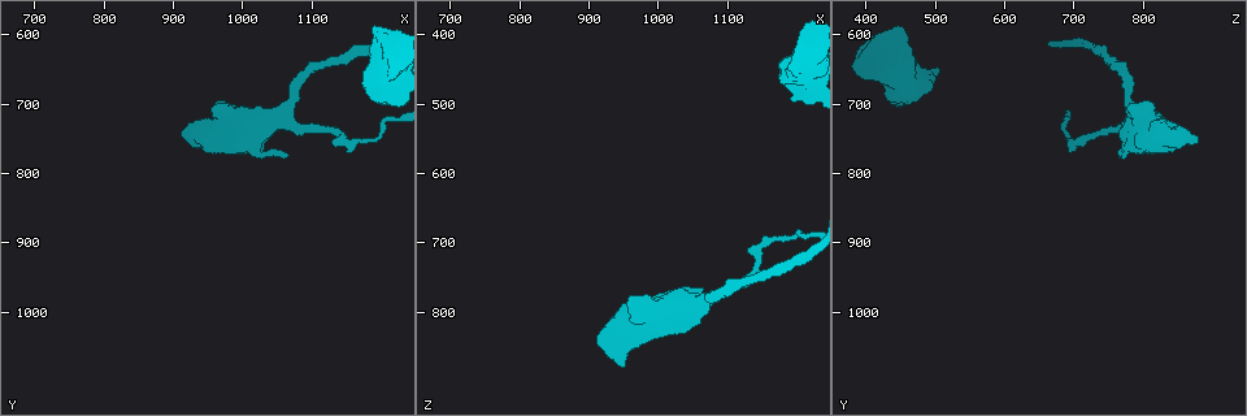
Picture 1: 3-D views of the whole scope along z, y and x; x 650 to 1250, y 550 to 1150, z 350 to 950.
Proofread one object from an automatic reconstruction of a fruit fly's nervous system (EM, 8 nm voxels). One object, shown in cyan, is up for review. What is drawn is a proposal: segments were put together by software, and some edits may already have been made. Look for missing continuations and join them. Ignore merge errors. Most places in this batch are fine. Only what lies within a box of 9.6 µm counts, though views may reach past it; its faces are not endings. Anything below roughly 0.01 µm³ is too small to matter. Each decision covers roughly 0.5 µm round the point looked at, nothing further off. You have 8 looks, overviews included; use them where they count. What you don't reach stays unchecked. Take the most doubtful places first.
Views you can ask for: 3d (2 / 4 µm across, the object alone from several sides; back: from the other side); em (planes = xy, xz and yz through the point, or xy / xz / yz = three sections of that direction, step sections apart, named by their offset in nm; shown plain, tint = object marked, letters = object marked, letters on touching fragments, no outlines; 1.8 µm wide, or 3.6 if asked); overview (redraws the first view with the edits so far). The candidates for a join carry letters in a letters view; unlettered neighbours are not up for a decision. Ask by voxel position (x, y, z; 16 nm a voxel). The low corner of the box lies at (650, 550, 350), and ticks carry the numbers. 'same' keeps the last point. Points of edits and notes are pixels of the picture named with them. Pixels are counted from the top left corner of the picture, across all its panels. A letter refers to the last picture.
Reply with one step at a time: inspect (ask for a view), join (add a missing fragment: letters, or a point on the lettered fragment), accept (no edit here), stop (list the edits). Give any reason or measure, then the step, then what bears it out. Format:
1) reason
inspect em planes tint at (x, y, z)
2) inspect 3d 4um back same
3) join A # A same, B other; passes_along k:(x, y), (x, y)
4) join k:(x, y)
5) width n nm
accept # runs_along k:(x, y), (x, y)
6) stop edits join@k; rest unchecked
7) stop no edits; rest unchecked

stops while still wide
inspect em xz step 8 letters at (1190, 675, 490)

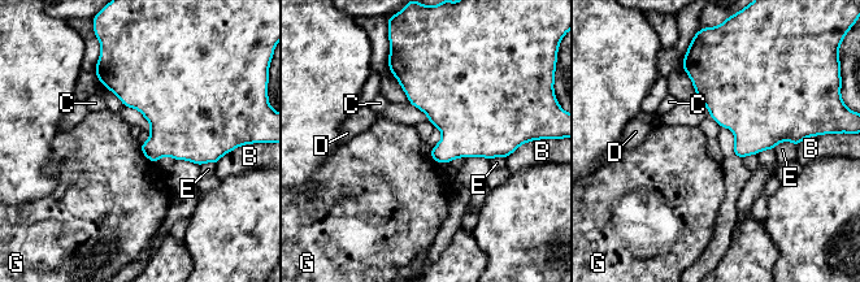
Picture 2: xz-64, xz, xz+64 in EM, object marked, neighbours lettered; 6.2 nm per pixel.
accept # B other, C other, D other, E other, G other; border 2:(139, 144), (143, 153), (155, 163); none of them fits

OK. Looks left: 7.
sharp bend
inspect 3d 4um at (1035, 725, 795)

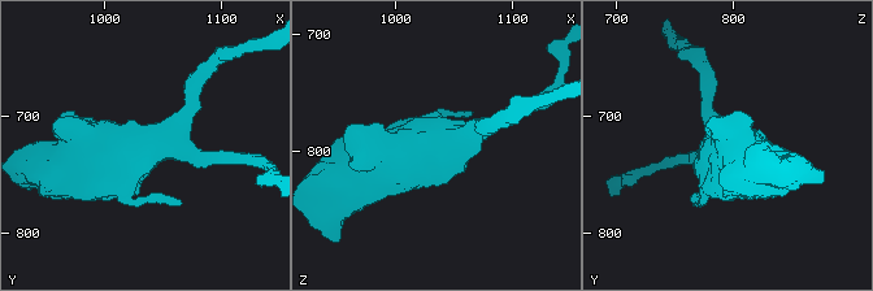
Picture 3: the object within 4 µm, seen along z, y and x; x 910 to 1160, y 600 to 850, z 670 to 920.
need the tissue
inspect em planes plain at (1038, 724, 794)

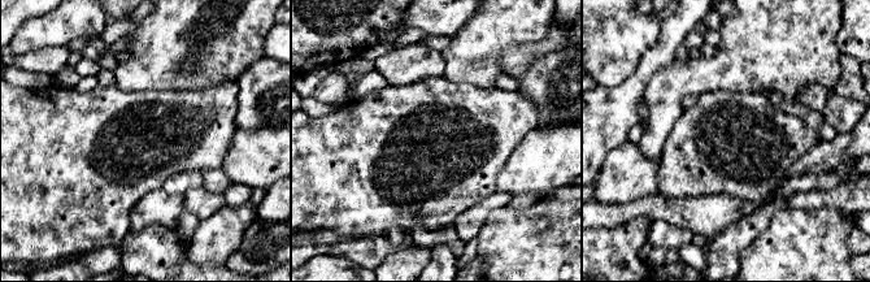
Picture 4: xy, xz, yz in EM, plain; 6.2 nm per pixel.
inspect em planes letters same

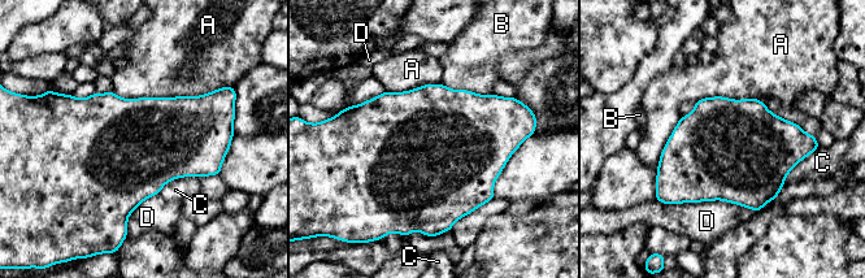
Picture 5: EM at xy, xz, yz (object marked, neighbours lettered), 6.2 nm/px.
width 650 nm
accept # A other, B other, C other, D other; no lettered fragment goes on from it

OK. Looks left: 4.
stops while still wide
inspect 3d 2um at (945, 755, 885)

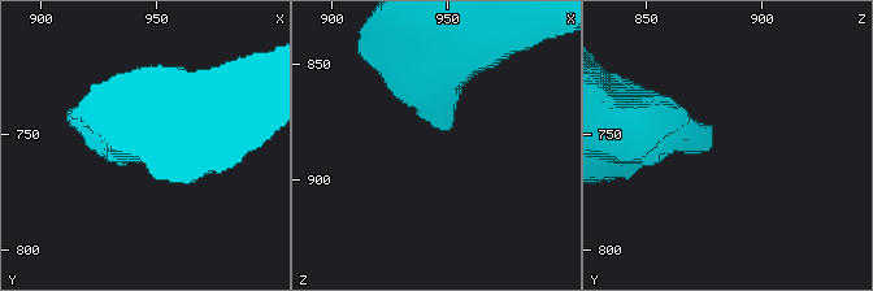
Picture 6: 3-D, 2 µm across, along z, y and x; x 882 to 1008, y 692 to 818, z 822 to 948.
now the EM
inspect em xy step 8 letters at (948, 749, 879)

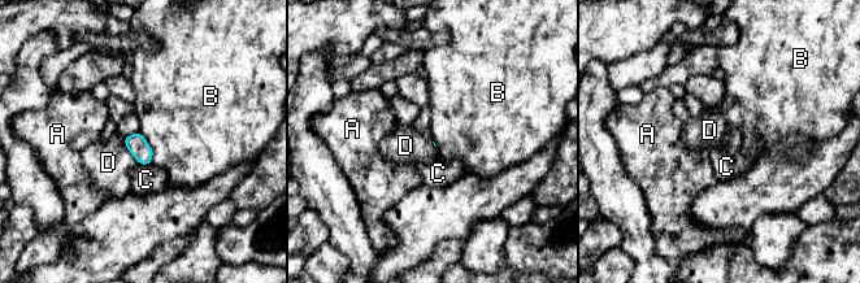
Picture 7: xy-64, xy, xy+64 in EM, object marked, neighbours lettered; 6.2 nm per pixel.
another direction
inspect em planes letters same

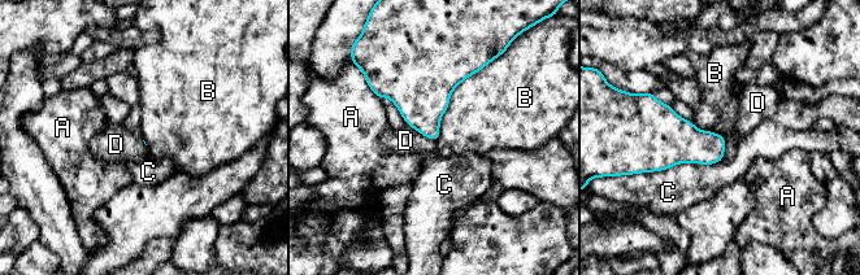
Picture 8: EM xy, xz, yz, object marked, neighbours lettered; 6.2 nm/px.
accept # A other, B other, C other, D other; border 8:(405, 122), (434, 142); no lettered fragment goes on from it

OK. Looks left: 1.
stop no edits; rest unchecked

